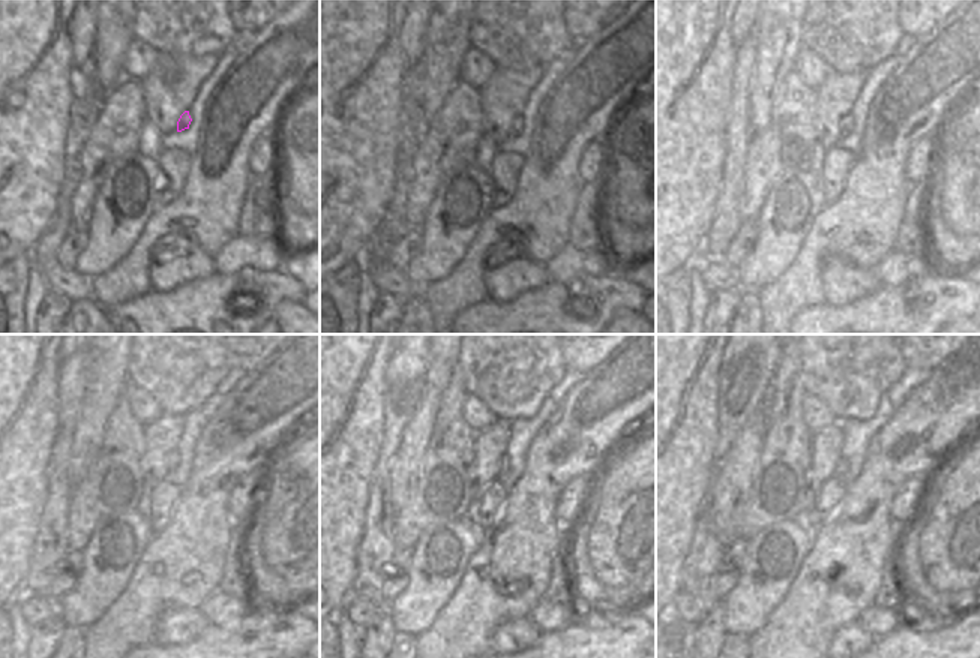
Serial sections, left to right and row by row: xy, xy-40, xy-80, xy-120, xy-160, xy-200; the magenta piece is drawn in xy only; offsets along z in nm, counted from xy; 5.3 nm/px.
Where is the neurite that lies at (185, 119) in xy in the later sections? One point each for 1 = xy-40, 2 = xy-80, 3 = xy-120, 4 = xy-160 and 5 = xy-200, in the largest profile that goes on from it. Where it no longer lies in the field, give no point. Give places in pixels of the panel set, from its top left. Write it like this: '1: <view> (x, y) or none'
1: xy-40 (517, 123)
2: xy-80 (845, 122)
3: xy-120 (171, 460)
4: xy-160 (505, 466)
5: xy-200 (839, 474)

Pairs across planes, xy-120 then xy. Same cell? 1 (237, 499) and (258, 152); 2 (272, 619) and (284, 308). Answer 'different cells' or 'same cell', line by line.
1: same cell
2: different cells

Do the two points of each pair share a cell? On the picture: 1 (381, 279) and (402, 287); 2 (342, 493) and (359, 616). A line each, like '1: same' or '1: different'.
1: same
2: different

